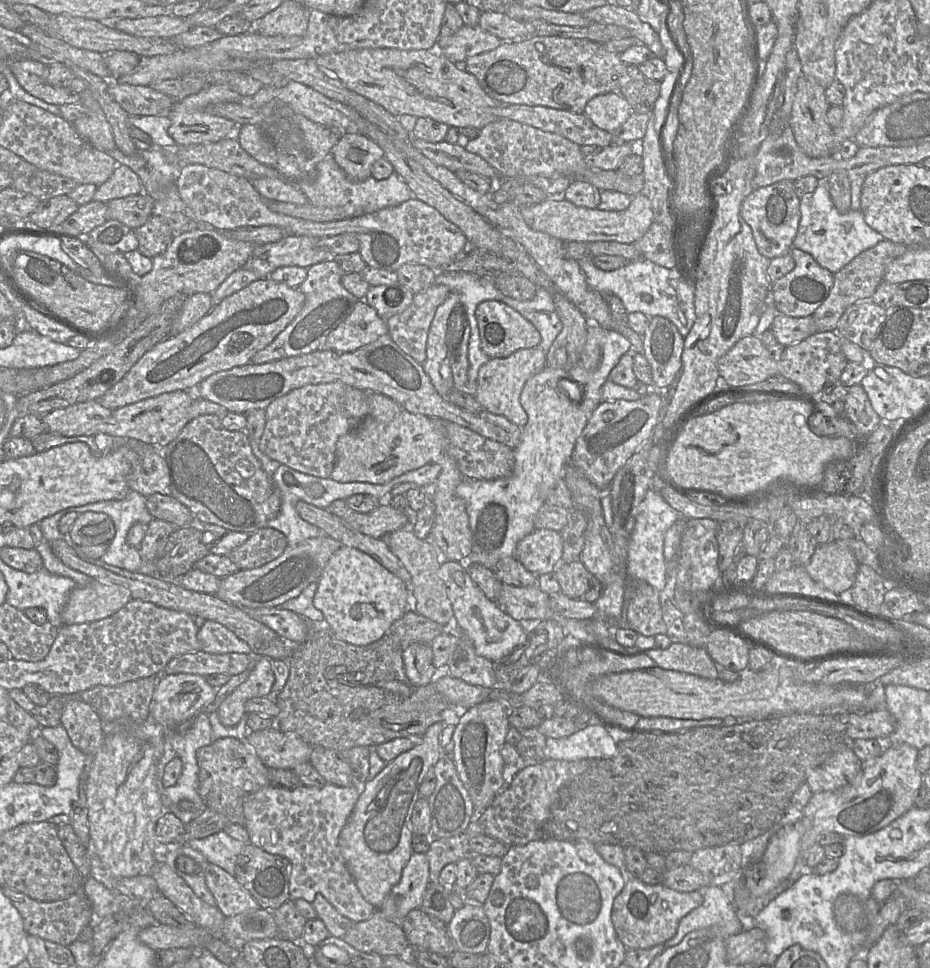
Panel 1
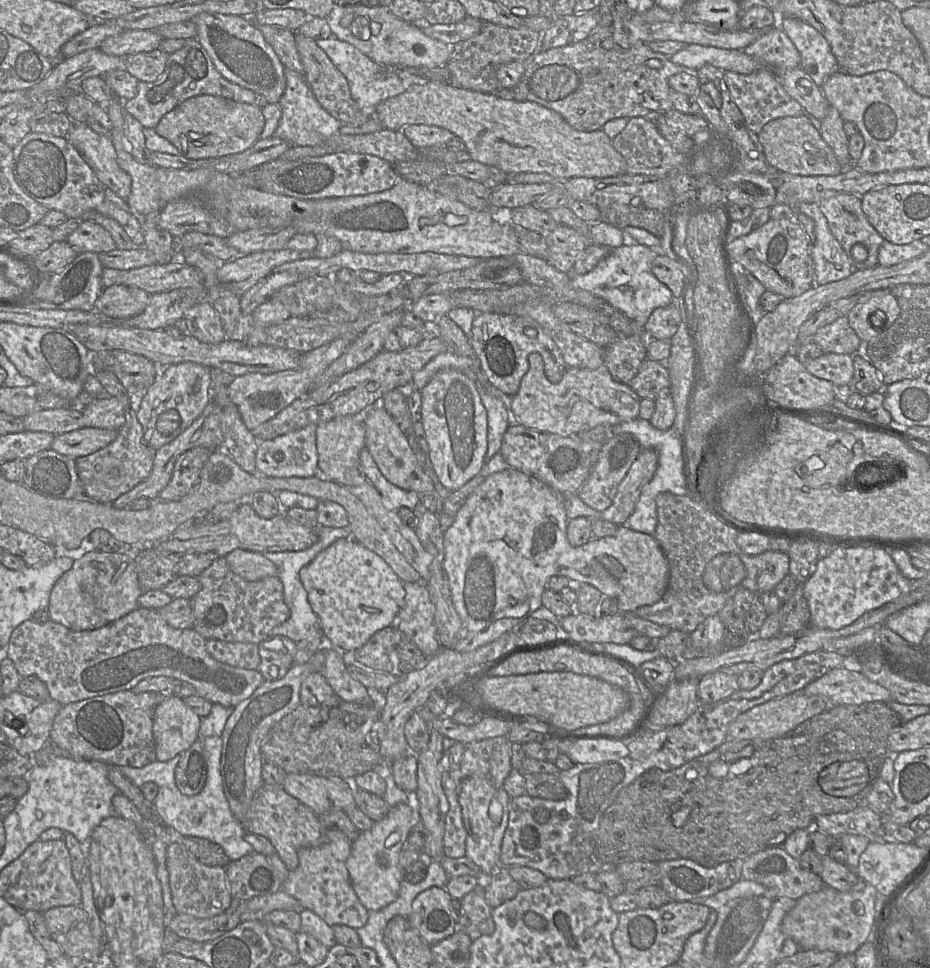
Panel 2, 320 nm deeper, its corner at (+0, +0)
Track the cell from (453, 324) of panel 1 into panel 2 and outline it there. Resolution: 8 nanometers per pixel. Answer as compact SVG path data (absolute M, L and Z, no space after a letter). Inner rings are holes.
M443 369L421 389L420 395L430 462L439 482L456 491L479 473L487 452L487 414L477 384L458 370Z

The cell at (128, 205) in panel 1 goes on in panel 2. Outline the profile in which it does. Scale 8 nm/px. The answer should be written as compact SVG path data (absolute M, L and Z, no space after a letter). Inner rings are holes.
M81 220L77 229L67 237L66 241L79 253L100 254L117 249L111 234L93 220Z

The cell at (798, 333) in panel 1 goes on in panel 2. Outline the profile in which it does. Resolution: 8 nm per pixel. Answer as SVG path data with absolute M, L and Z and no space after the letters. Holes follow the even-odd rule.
M846 315L820 328L814 334L813 341L824 353L854 355L862 348L862 341L850 326Z

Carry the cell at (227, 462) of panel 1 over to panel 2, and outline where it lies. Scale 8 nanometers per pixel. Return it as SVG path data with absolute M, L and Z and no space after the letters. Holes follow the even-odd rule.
M195 447L182 453L174 464L168 485L159 493L160 501L177 501L197 484L201 470L213 450Z

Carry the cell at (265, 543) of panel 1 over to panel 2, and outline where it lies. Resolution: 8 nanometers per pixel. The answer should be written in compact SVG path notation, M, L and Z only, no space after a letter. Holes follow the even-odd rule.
M219 557L199 576L199 592L191 598L193 629L205 640L254 643L259 645L273 628L284 623L290 610L284 601L283 584L278 576L247 581L233 573L225 557Z

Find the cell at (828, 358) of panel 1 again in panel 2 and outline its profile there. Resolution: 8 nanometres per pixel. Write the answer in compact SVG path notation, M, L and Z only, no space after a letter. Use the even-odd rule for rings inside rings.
M823 353L803 364L812 375L828 380L837 387L848 384L854 374L853 355L849 354Z

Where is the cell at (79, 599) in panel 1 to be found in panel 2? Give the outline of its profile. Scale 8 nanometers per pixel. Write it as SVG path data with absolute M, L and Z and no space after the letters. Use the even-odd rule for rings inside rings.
M86 543L84 554L75 560L72 568L58 579L52 589L48 605L50 619L73 631L99 629L139 608L141 594L134 553L106 552L93 549Z

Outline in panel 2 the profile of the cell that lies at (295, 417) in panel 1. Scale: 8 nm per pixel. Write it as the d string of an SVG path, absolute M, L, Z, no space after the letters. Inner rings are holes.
M309 424L273 439L259 440L256 453L256 468L259 474L269 477L307 478L319 474L317 451L317 427Z

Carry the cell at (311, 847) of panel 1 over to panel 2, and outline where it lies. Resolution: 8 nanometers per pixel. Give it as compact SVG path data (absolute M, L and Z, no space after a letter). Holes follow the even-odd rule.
M327 829L324 840L315 847L298 850L298 866L289 872L282 883L284 892L296 898L304 909L321 917L328 925L343 924L354 929L363 927L369 918L369 911L358 899L346 868L351 852L351 842L340 831Z

